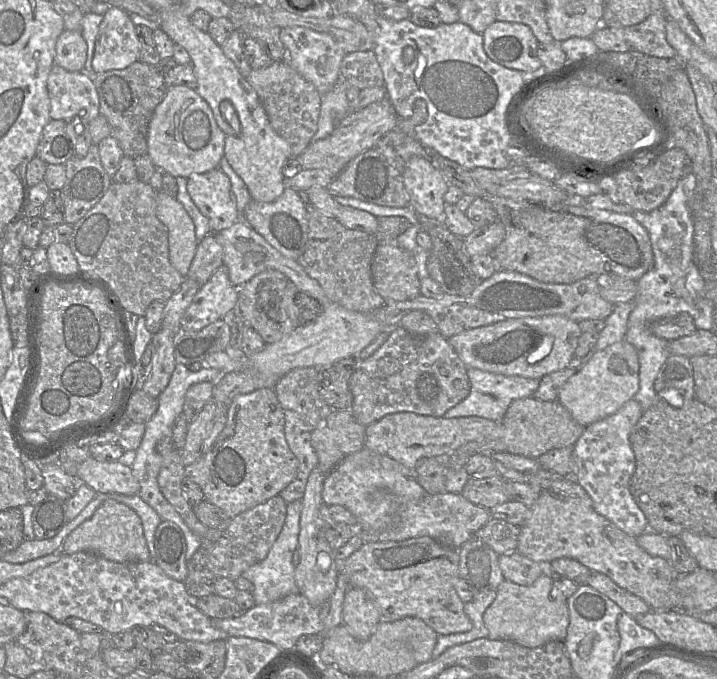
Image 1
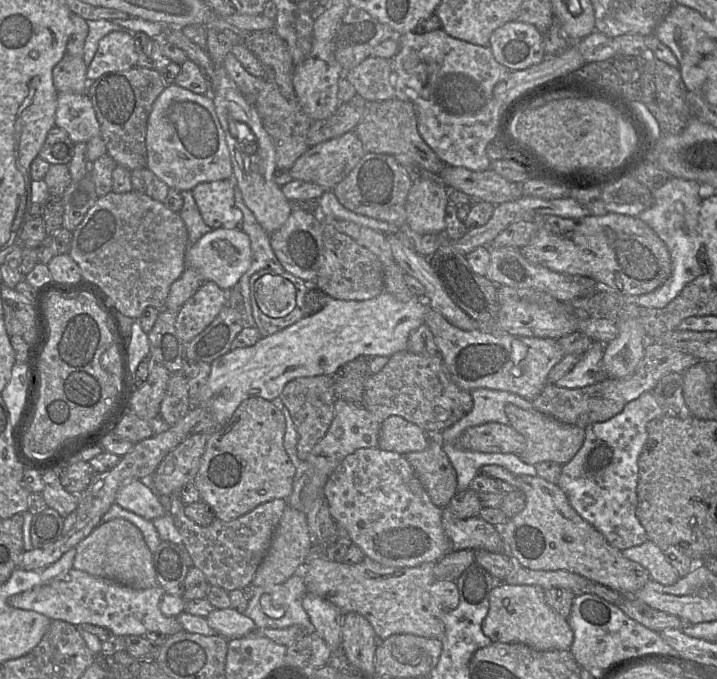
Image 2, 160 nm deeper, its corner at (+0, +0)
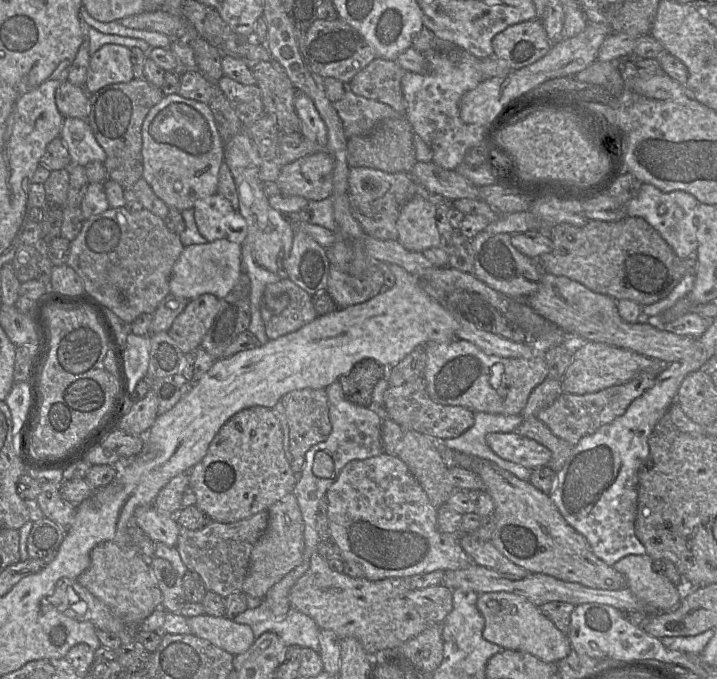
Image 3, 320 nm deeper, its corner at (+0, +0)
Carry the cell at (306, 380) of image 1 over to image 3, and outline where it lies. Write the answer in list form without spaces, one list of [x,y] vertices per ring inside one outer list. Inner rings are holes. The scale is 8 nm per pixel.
[[[304,388],[287,393],[281,398],[289,427],[289,448],[293,456],[290,464],[294,473],[304,467],[306,452],[314,445],[325,441],[331,433],[328,396],[325,389]]]

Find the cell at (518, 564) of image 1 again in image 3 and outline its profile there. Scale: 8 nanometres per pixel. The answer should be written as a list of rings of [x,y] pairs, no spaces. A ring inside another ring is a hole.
[[[382,453],[349,462],[329,487],[328,521],[333,541],[343,560],[361,564],[364,577],[377,581],[385,578],[411,578],[433,571],[454,571],[476,565],[459,544],[458,534],[443,533],[438,528],[438,510],[429,501],[417,479],[397,456]]]

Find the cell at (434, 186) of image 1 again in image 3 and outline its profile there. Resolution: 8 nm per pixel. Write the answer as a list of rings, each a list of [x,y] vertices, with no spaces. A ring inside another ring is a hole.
[[[416,194],[401,209],[397,220],[398,241],[407,250],[423,252],[441,246],[436,224],[437,207]]]

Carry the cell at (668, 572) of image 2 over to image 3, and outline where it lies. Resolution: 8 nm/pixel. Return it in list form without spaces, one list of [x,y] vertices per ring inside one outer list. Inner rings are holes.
[[[648,554],[628,555],[613,567],[625,576],[627,588],[636,598],[657,612],[667,612],[678,606],[683,589],[655,571],[653,562]]]

